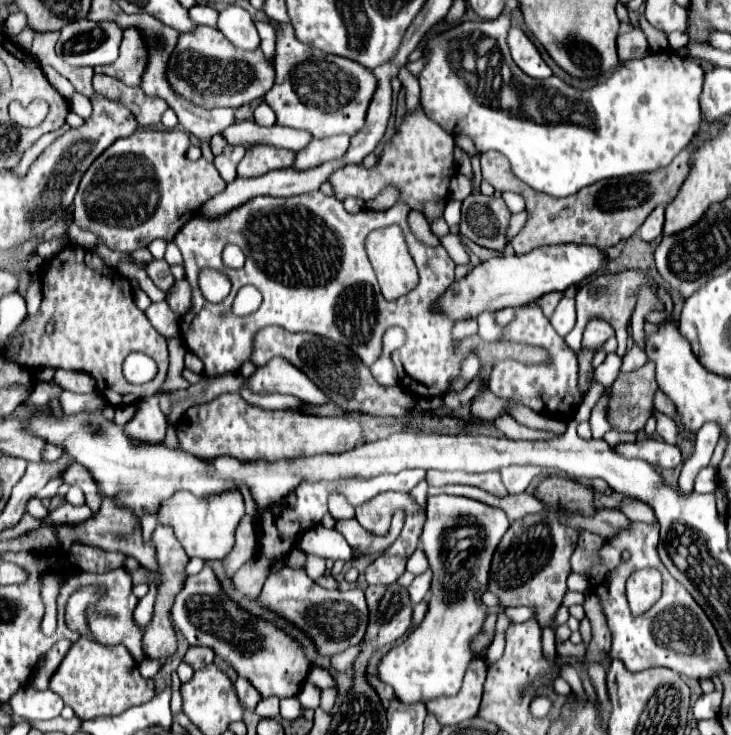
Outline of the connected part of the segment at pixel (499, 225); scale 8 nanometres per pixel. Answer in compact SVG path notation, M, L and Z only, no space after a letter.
M470 195L462 201L462 221L460 235L474 241L486 249L504 249L506 247L506 227L510 221L510 211L504 199Z

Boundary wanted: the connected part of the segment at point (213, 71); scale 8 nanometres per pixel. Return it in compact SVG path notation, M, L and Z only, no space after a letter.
M194 5L190 17L200 27L196 33L182 33L166 65L166 77L174 93L200 107L242 107L264 97L274 85L274 65L266 61L260 49L240 51L220 31L216 31L218 11L210 5Z

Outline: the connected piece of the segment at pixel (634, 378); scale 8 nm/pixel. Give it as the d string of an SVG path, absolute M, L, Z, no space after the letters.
M652 361L636 371L620 373L616 381L606 389L612 397L612 405L608 405L608 421L612 421L612 429L638 433L650 417L656 389L658 385L654 379Z

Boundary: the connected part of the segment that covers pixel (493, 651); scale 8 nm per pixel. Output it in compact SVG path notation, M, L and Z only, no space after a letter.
M499 633L495 636L488 653L486 653L486 661L492 666L502 656L505 647L505 633Z

